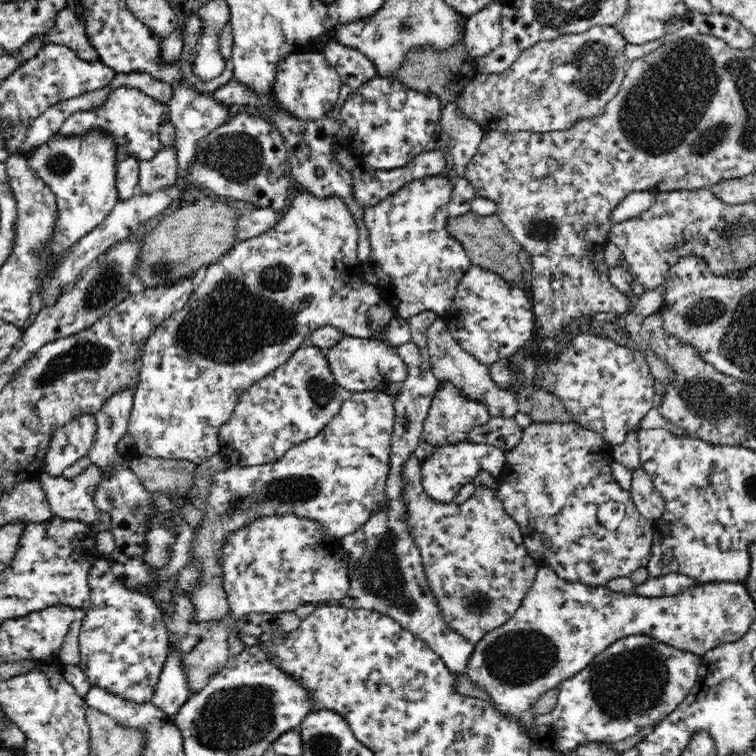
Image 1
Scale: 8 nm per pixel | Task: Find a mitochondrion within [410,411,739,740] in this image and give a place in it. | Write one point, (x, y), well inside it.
(630, 684)

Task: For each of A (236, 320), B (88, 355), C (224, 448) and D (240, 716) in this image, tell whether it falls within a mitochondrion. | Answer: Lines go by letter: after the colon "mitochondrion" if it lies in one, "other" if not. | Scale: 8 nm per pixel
A: mitochondrion
B: mitochondrion
C: other
D: mitochondrion

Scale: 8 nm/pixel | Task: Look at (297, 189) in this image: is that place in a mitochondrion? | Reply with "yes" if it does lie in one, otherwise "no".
no

